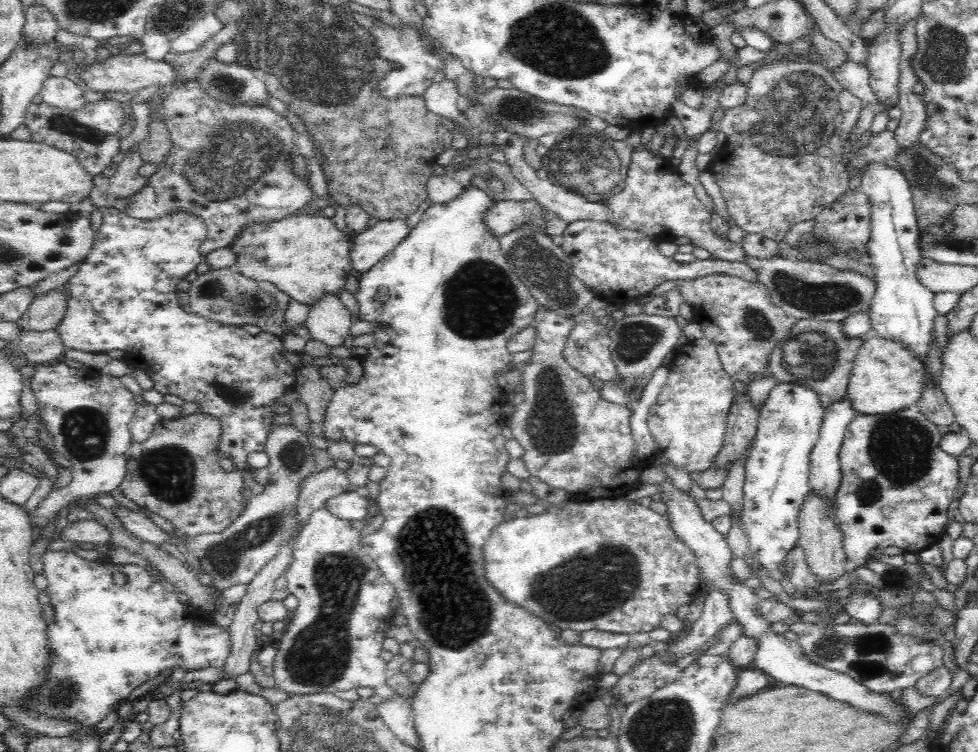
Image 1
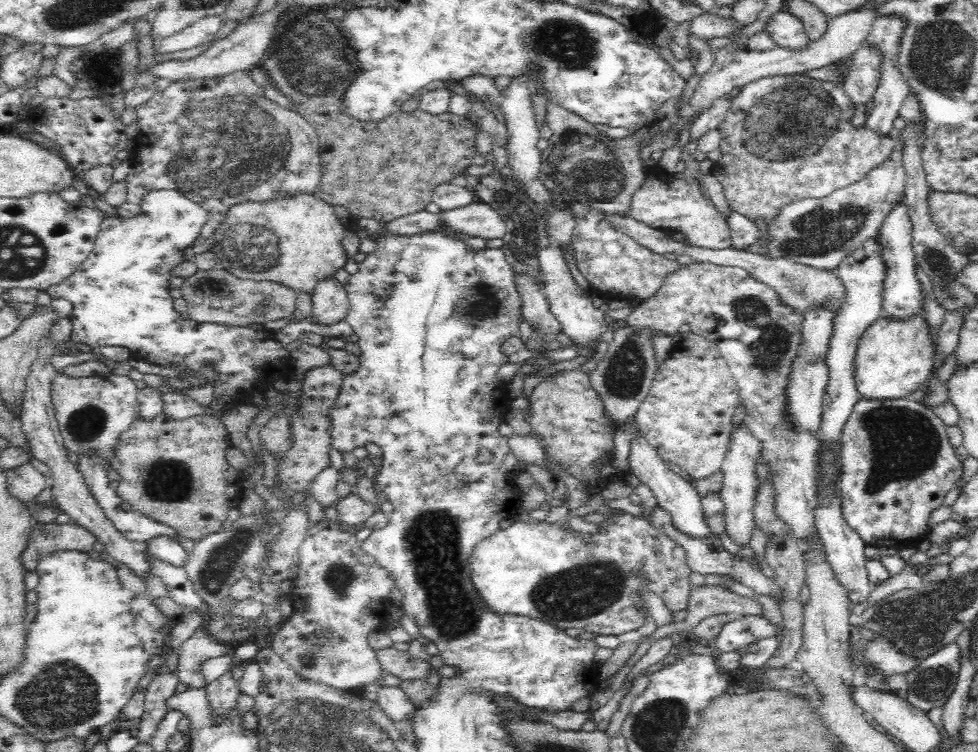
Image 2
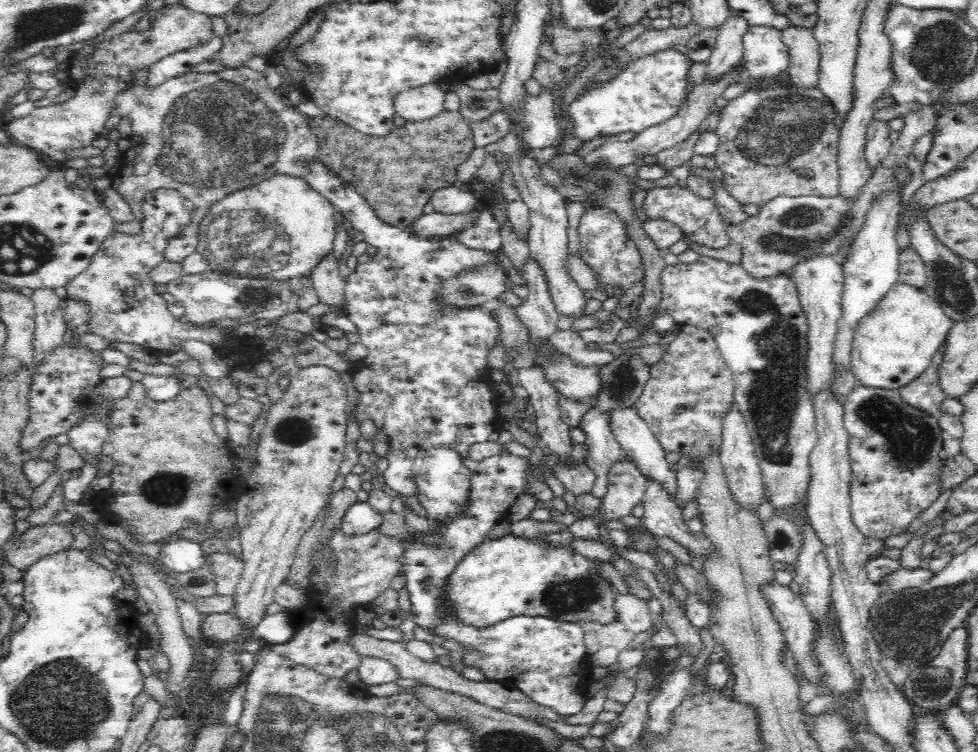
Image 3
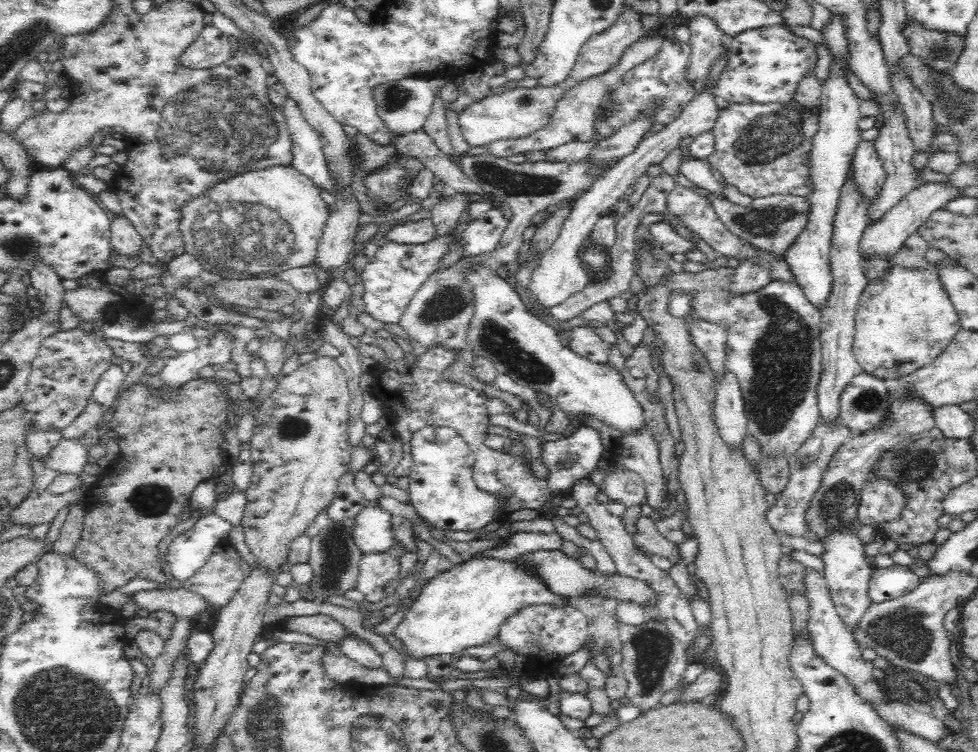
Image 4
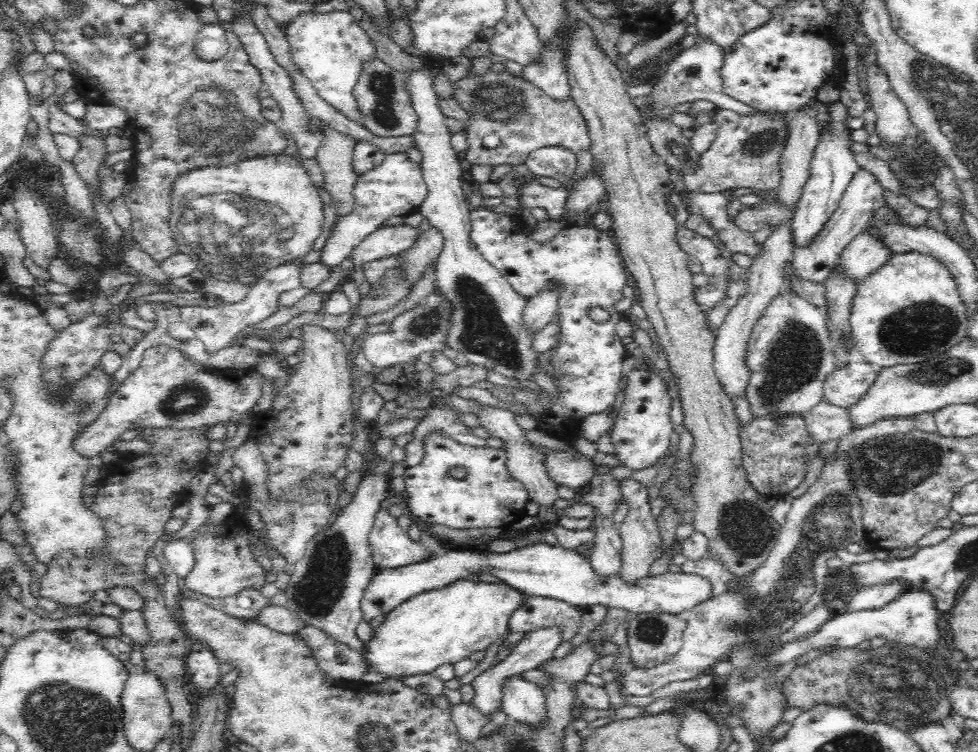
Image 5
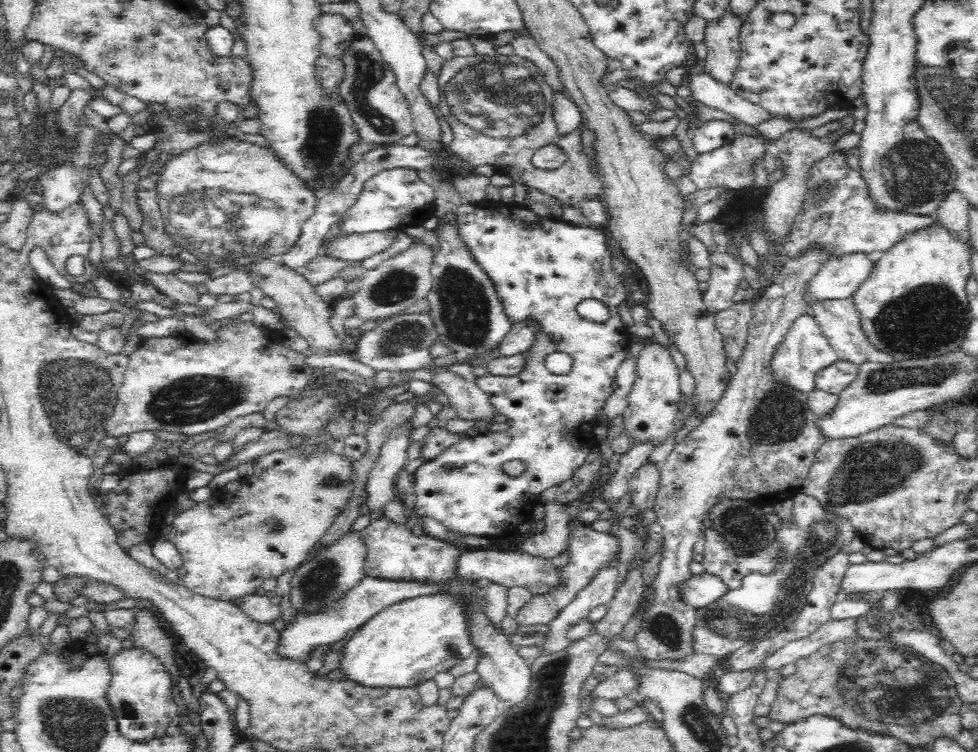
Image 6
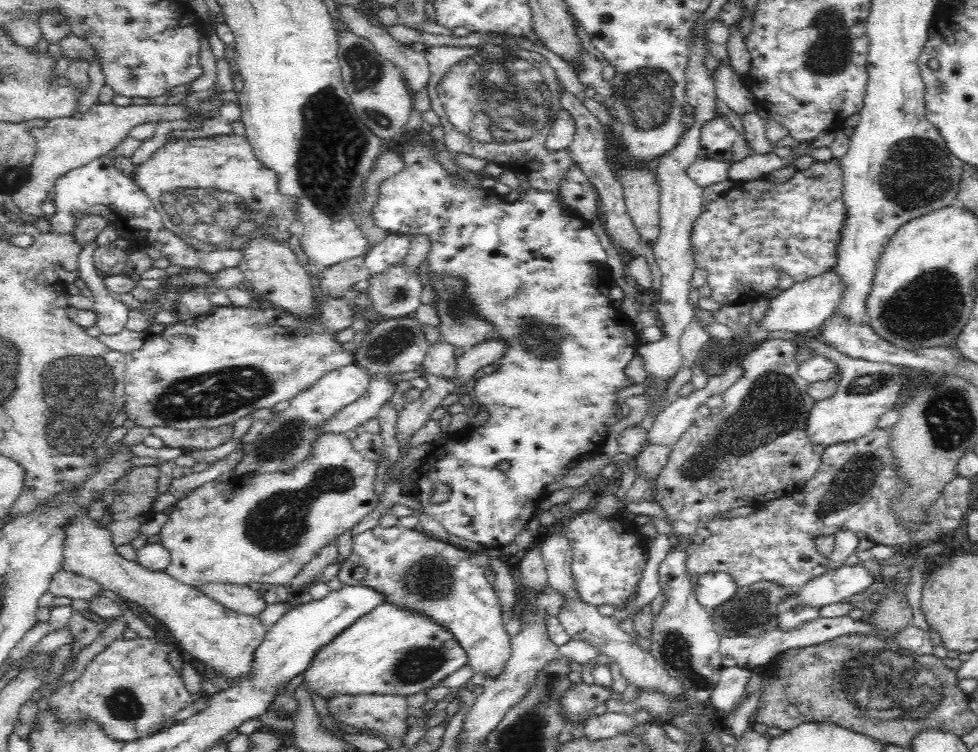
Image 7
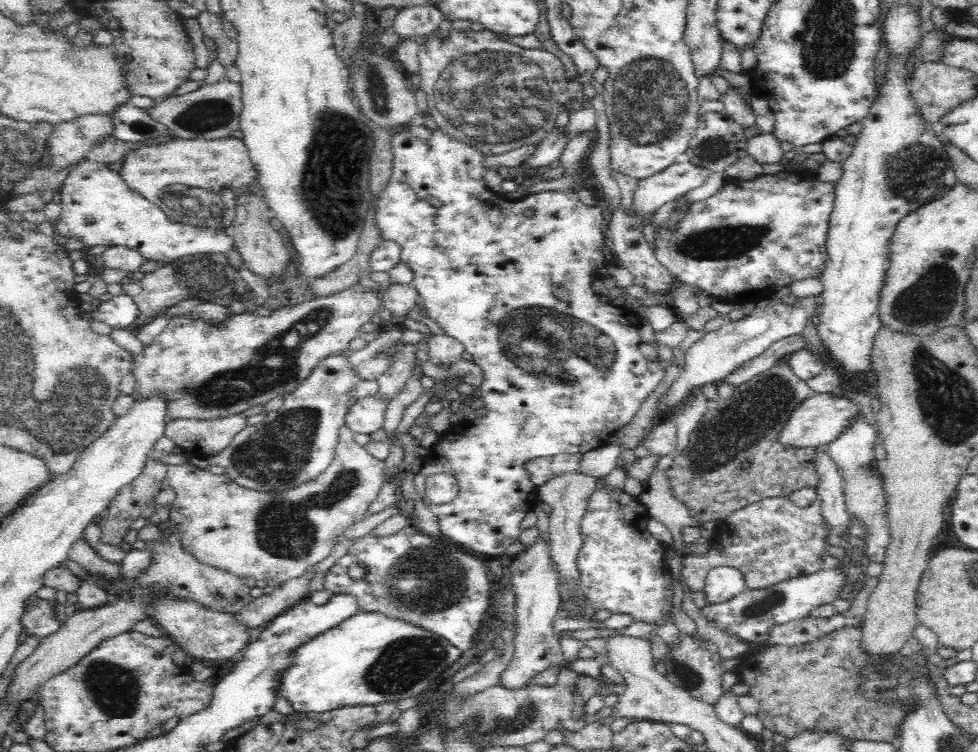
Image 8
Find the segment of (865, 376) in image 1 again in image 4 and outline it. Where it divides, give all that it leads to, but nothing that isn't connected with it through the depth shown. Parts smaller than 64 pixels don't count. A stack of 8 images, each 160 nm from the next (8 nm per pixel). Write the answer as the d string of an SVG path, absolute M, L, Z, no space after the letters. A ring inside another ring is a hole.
M892 264L879 277L870 279L861 294L855 316L854 356L866 373L884 380L895 379L931 363L944 352L960 329L959 314L937 271Z

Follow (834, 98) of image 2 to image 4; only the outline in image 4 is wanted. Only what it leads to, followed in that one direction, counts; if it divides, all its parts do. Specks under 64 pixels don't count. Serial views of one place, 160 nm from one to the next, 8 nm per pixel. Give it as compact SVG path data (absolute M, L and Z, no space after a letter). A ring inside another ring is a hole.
M795 100L787 104L728 104L720 109L718 119L711 132L715 137L714 151L706 161L714 170L718 170L726 183L735 186L740 193L752 198L774 194L804 196L810 190L807 169L808 154L812 150L812 138L818 131L818 112L802 111Z

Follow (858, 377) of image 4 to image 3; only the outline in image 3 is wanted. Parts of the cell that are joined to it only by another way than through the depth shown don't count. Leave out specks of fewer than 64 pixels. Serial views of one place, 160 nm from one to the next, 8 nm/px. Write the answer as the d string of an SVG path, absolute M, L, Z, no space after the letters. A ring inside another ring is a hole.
M857 382L850 394L843 398L843 423L849 434L851 458L851 517L862 534L882 541L906 530L940 495L937 489L937 470L944 435L937 416L928 416L921 410L904 404L902 397L894 389L871 387Z

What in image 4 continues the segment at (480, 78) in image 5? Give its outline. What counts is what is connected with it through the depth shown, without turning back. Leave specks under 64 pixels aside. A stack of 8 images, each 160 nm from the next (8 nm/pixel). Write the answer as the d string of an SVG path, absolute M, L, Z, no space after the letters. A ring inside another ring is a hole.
M660 35L644 36L634 44L626 48L626 52L620 58L620 64L612 68L610 72L602 75L590 77L584 82L568 87L563 95L555 100L552 116L548 118L548 124L536 130L533 134L522 136L522 138L510 138L510 140L496 140L484 145L486 155L494 158L508 158L518 156L518 154L539 154L552 150L558 146L571 144L574 142L589 144L596 138L595 114L600 106L601 96L606 89L614 90L618 88L618 81L628 72L633 72L634 68L653 54L660 50L662 37Z

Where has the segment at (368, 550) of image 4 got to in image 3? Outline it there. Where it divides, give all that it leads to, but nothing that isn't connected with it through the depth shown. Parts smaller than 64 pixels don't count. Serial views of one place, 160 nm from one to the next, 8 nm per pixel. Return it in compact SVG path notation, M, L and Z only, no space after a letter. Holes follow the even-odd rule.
M362 497L354 506L348 508L342 520L342 532L348 536L364 536L380 530L384 524L384 516L376 512Z

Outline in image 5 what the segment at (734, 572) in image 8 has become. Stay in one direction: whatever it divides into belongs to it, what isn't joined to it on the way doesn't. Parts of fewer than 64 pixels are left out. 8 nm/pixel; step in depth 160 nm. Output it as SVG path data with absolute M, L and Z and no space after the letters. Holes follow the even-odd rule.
M536 543L532 546L497 553L480 547L456 547L444 555L432 557L426 562L402 566L399 569L376 571L368 588L364 590L361 600L362 619L368 623L375 617L388 614L418 594L427 591L440 591L459 580L470 576L488 574L499 578L504 585L529 597L552 598L580 607L604 605L608 608L620 608L634 614L640 612L668 612L684 615L693 607L699 606L713 598L713 587L710 580L697 574L688 574L671 568L667 573L642 578L628 587L618 576L601 580L591 569L588 559L582 558L576 551L564 550L560 545Z

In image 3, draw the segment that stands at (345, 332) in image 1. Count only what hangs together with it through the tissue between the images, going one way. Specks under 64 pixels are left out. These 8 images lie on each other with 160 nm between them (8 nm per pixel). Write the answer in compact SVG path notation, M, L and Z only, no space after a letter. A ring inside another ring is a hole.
M333 252L326 254L312 268L310 277L320 303L338 306L344 302L345 282L339 275L339 262Z

